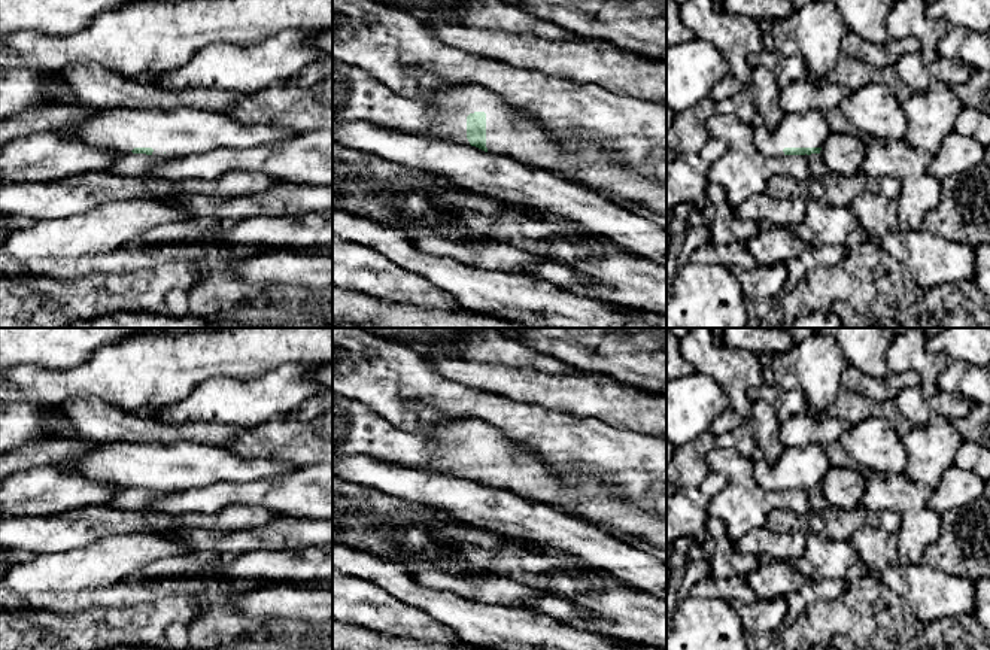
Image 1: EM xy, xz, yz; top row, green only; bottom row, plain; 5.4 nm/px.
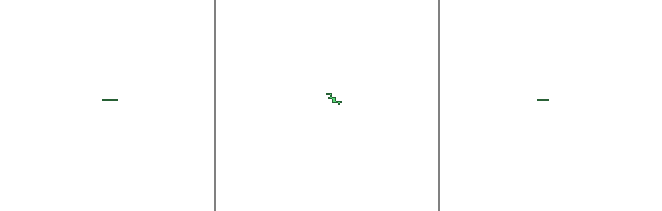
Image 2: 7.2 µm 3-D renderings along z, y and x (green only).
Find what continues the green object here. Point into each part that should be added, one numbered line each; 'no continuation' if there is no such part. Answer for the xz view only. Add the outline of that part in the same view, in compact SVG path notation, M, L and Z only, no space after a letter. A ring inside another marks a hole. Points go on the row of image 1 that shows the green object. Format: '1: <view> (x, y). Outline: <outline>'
1: xz (439, 109). Outline: M332 60L332 119L362 121L409 136L471 146L467 139L467 116L474 112L485 112L489 154L502 155L544 171L564 173L589 189L613 192L640 201L647 209L666 218L665 182L623 165L598 145L578 139L556 142L531 115L519 112L480 83L444 82L434 73L425 73L413 67L410 67L410 73L417 78L417 91L413 95L403 95L358 67Z

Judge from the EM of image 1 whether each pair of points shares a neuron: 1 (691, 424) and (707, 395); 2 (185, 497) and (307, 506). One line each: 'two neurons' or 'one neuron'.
1: one neuron
2: one neuron

